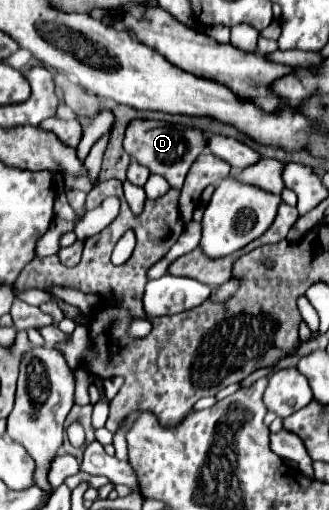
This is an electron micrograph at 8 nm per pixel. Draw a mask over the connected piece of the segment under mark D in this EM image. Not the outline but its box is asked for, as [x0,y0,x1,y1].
[124,119,206,189]

